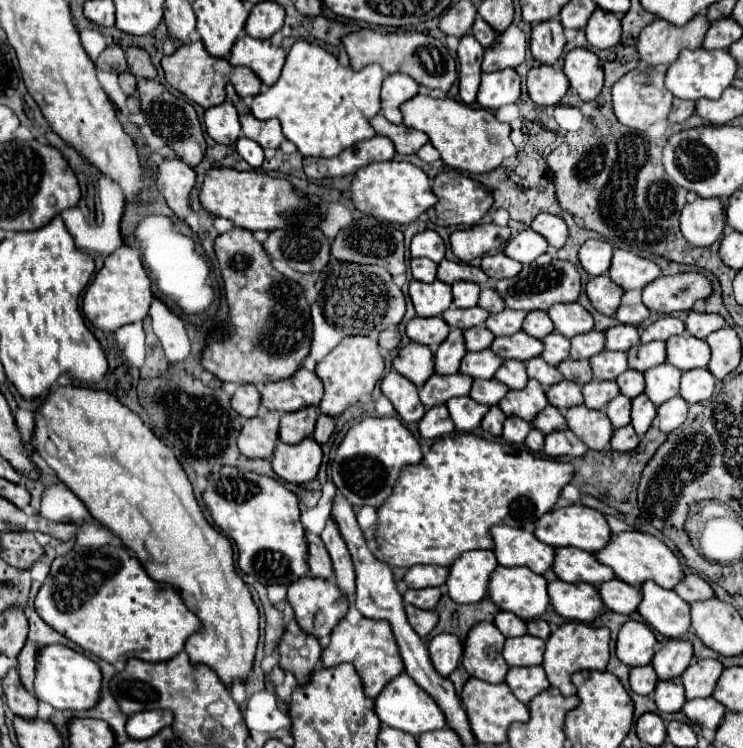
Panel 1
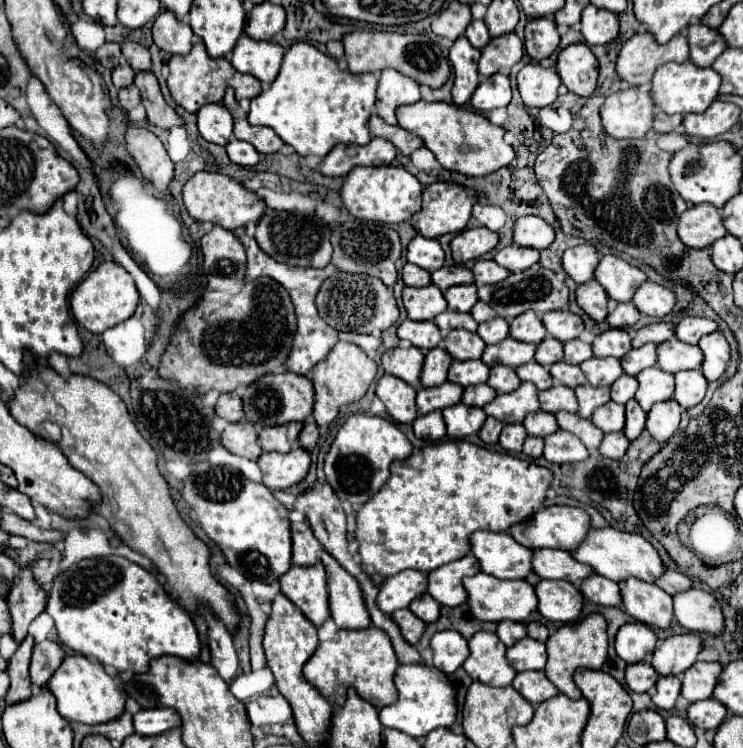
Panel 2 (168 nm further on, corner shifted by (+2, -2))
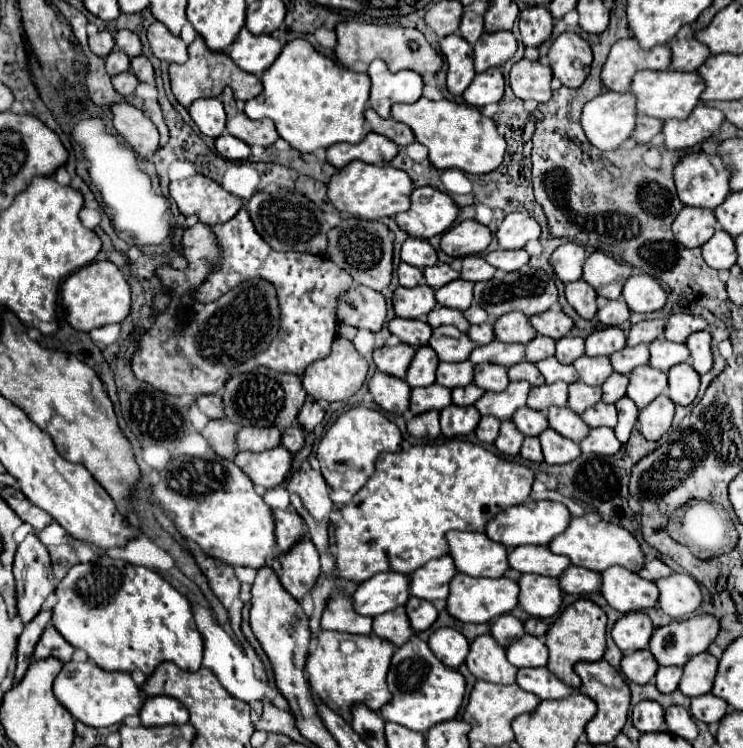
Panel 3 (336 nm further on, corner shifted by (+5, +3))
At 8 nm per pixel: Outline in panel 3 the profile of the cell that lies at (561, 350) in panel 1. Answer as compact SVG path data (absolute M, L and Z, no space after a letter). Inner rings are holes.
M537 335L533 341L529 341L525 345L525 361L537 363L537 361L551 357L551 355L555 355L555 341L549 337Z

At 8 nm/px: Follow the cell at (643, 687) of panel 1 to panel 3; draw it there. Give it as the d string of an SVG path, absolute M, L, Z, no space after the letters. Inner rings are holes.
M635 651L631 655L625 655L621 661L621 671L625 673L625 677L637 685L645 685L649 681L653 681L655 673L657 673L659 665L655 661L655 657L651 655L651 651Z

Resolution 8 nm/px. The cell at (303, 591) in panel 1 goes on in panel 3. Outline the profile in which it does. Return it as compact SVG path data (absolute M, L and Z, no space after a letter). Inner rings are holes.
M307 535L295 543L291 551L277 555L271 561L271 567L277 573L281 585L295 599L301 599L305 593L309 593L321 573L319 553Z

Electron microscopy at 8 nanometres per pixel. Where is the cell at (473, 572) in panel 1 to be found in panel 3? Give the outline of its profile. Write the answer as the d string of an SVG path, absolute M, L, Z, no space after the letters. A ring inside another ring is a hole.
M449 555L433 559L409 575L409 595L425 601L447 599L449 581L453 579L455 573L457 569Z

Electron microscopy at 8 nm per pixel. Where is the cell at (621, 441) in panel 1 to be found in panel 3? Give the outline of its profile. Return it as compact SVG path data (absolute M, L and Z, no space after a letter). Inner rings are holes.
M597 427L591 429L589 435L579 443L583 453L599 453L599 455L613 455L619 451L621 443L617 441L613 429L609 427Z

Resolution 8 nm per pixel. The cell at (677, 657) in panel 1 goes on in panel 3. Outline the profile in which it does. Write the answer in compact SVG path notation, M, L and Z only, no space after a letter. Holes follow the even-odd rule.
M699 613L685 621L657 627L651 637L651 653L659 665L683 667L693 655L707 651L719 633L717 617Z

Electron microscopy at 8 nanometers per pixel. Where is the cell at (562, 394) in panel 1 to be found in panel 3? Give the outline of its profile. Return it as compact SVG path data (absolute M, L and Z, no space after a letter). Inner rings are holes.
M557 381L553 385L541 385L541 387L531 387L527 405L535 411L545 413L551 405L565 407L567 405L567 383Z

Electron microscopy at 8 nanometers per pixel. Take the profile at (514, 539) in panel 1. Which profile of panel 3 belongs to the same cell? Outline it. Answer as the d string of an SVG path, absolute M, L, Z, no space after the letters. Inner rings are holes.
M449 531L445 533L447 545L449 545L449 557L453 557L455 569L459 573L471 575L471 577L503 577L507 571L507 547L501 543L489 541L483 533L465 533L465 531Z

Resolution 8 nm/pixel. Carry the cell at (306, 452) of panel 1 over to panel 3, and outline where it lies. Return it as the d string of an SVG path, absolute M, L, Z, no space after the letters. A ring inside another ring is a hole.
M273 447L269 451L251 453L251 451L239 451L233 459L235 465L259 487L271 489L285 481L289 469L291 469L293 455L285 447Z

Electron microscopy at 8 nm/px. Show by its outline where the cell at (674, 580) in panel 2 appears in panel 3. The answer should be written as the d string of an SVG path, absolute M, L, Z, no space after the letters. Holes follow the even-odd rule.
M647 559L643 569L637 573L639 577L645 577L649 581L657 581L657 577L665 577L665 575L671 575L673 571L659 559Z

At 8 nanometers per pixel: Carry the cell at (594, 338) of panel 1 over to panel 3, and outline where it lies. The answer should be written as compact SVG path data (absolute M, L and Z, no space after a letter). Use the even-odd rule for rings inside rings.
M563 337L557 341L557 361L561 363L573 363L577 357L585 353L585 341L581 337Z

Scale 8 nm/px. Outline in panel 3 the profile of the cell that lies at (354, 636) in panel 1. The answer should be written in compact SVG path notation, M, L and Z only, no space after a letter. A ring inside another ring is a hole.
M323 631L317 639L315 653L307 659L309 685L335 713L351 723L351 707L355 703L367 705L371 711L379 711L391 701L386 677L389 661L395 647L389 641L381 641L373 635L349 635L339 631ZM357 651L357 653L355 653Z

